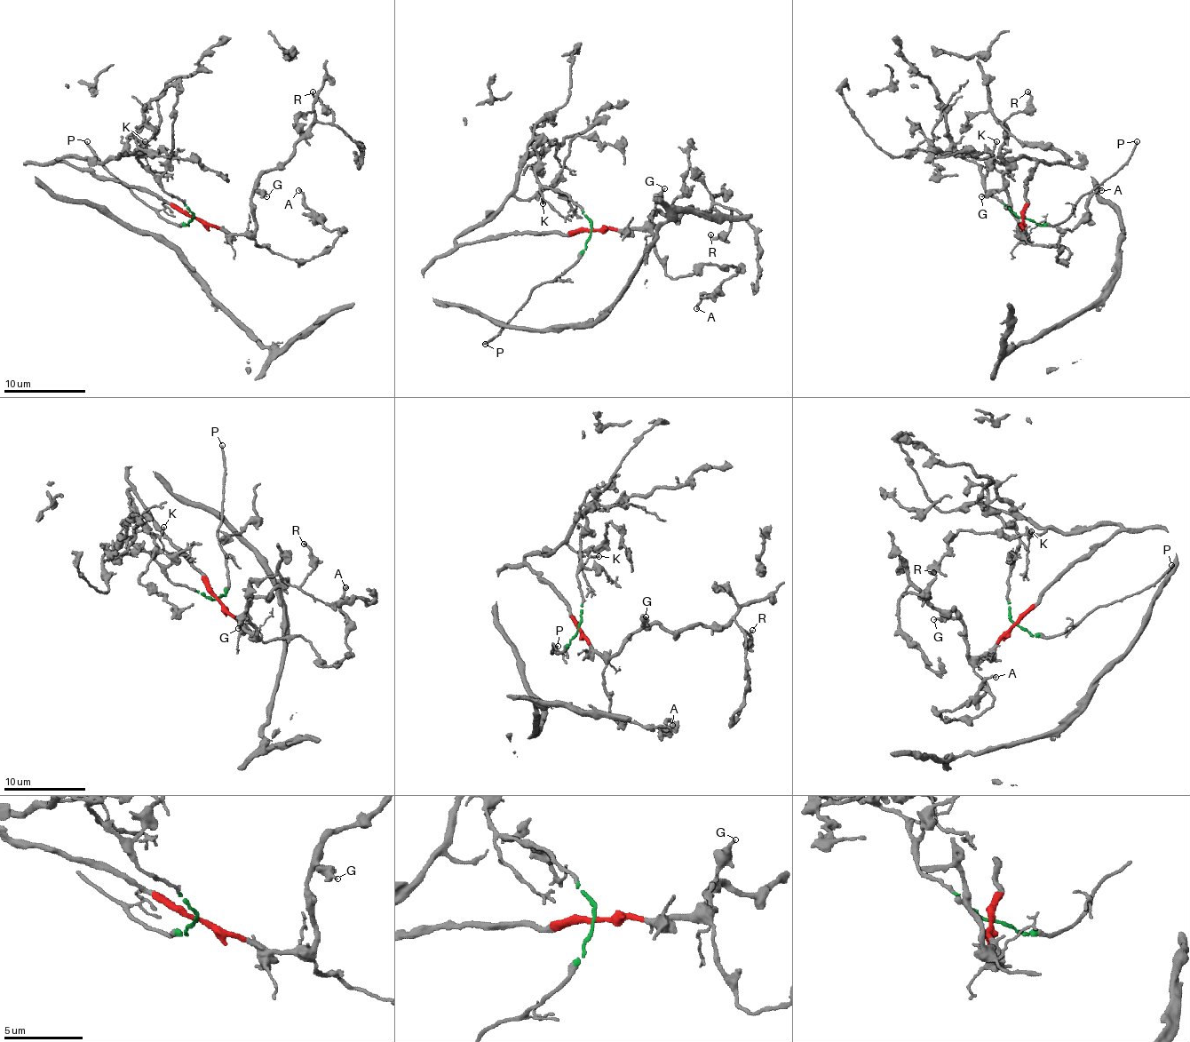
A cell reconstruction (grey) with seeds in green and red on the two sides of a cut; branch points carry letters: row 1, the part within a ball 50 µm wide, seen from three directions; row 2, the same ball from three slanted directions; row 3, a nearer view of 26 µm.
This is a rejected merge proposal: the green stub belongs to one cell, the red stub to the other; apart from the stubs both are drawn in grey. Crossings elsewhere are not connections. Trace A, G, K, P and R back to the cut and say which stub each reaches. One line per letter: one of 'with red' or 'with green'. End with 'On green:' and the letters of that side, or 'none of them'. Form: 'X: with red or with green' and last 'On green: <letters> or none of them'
A: with red
G: with red
K: with green
P: with green
R: with red
On green: K, P

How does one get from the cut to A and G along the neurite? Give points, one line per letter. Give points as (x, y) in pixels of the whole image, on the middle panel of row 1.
A: (591, 231), (649, 231), (653, 251), (673, 278), (694, 274), (704, 263), (737, 269), (702, 296), (696, 308)
G: (591, 231), (649, 228), (653, 225), (649, 216), (655, 210), (655, 198), (665, 187)

